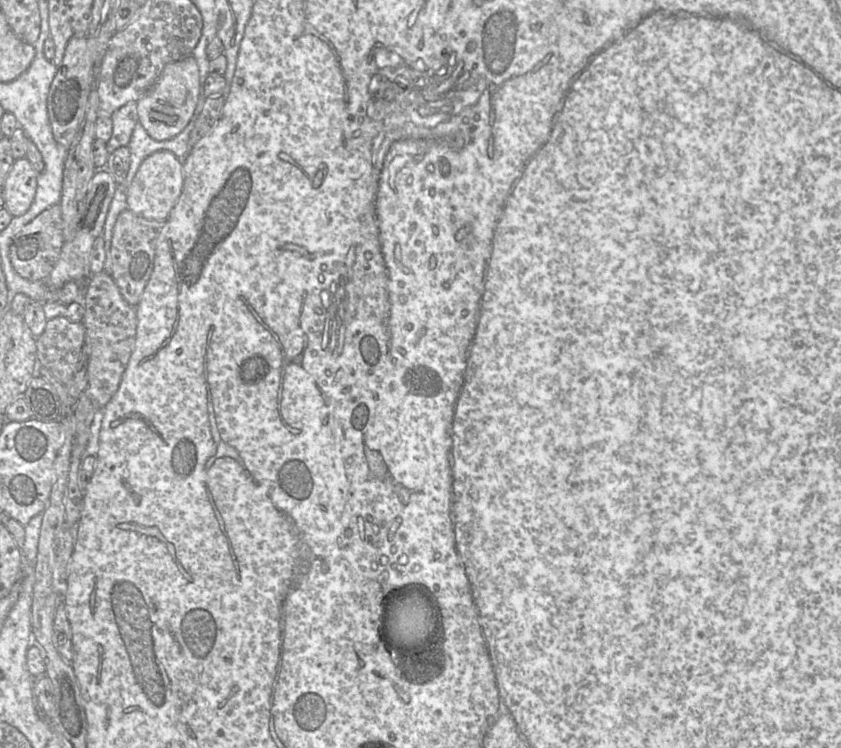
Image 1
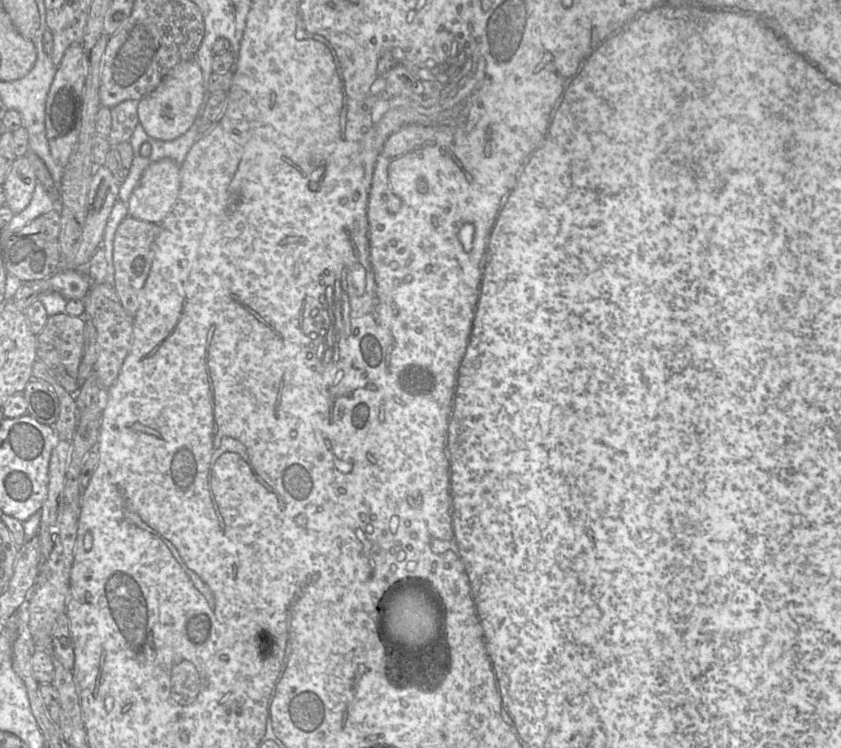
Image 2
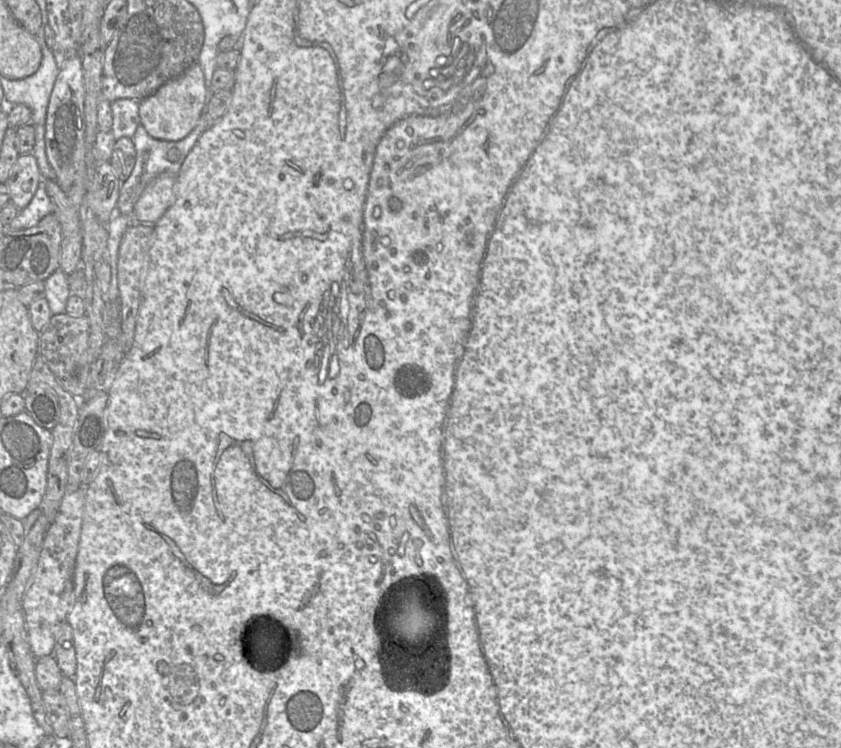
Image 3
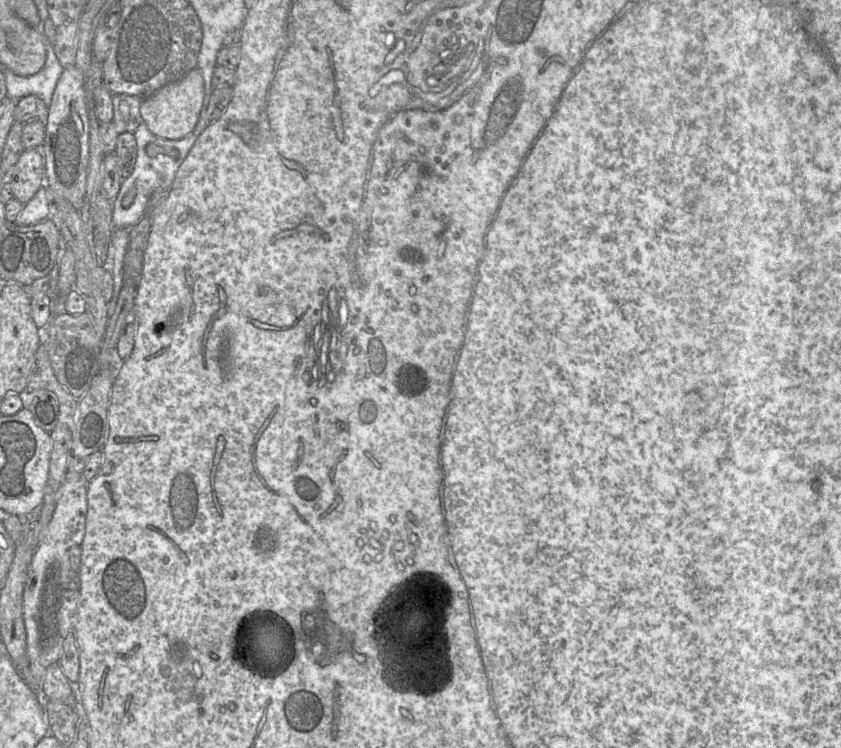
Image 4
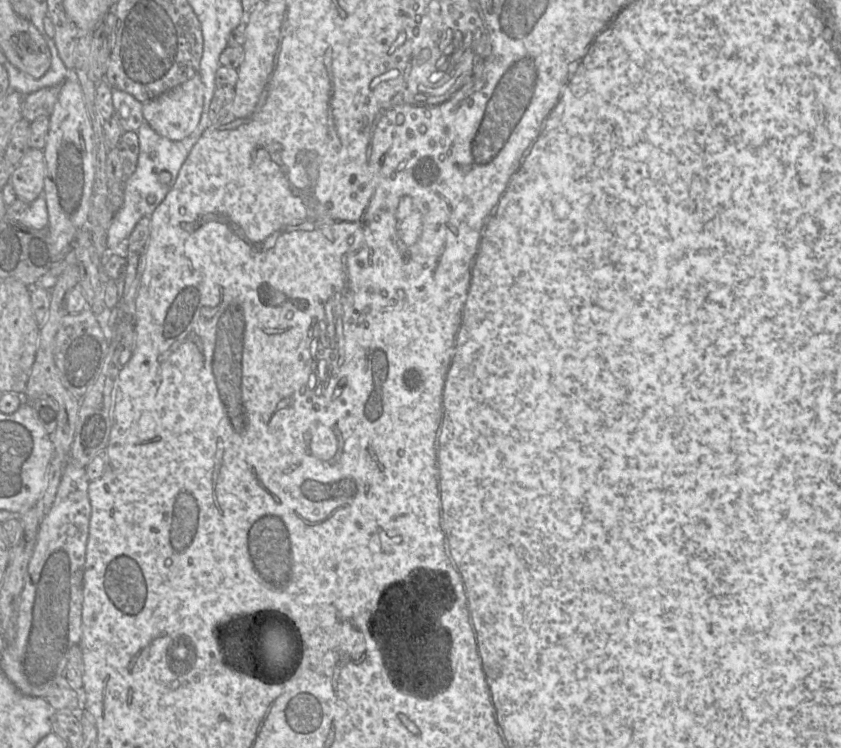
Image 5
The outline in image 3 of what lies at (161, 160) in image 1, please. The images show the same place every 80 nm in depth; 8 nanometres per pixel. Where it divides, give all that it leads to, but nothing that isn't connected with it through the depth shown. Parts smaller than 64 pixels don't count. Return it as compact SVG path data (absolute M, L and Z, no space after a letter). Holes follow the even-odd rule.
M163 173L143 190L134 206L134 220L156 224L174 202L176 175Z

